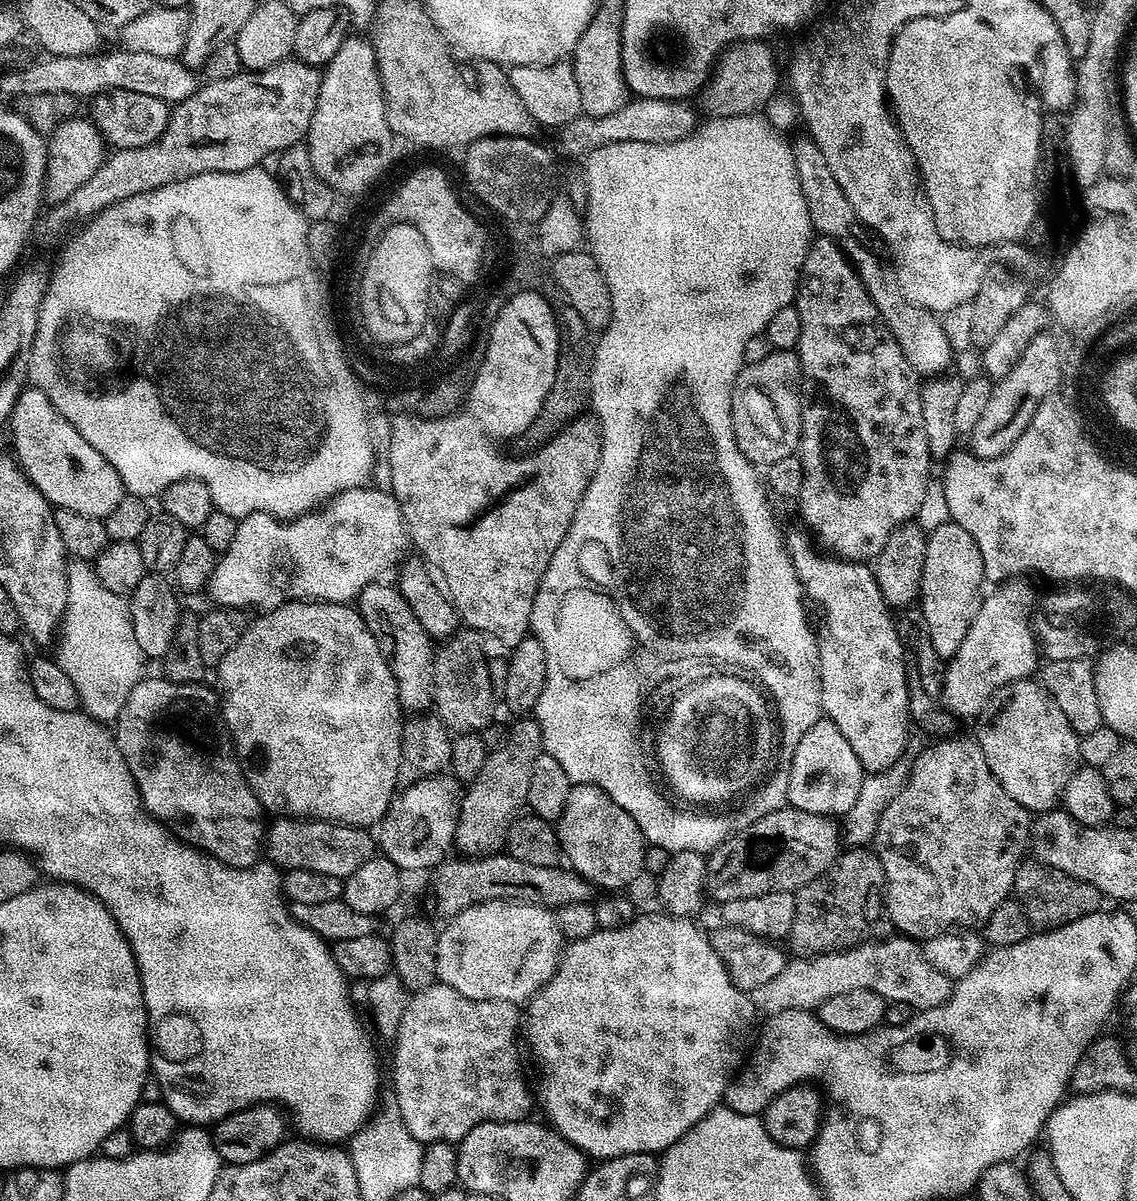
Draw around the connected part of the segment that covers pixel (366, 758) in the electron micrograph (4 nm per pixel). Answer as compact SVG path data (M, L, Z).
M293 600L291 604L283 604L257 616L260 617L257 620L255 617L242 634L242 638L238 638L234 650L230 650L230 654L226 654L226 658L222 658L222 662L218 665L218 673L220 672L218 692L222 697L222 719L228 729L236 759L244 769L244 777L250 790L258 798L261 808L269 813L276 812L272 814L280 818L329 820L331 824L349 824L352 828L379 825L398 792L396 779L400 765L402 709L394 674L382 650L378 650L374 634L370 634L359 611L348 604Z

